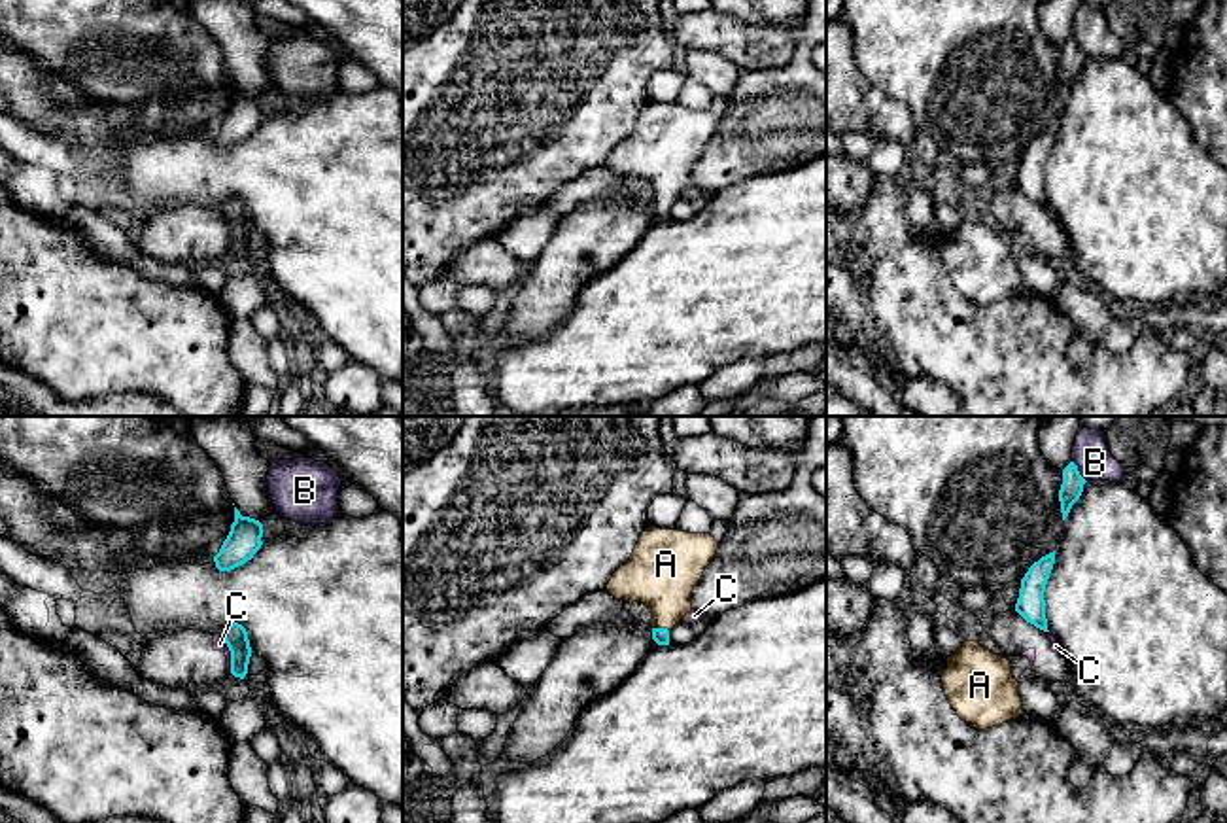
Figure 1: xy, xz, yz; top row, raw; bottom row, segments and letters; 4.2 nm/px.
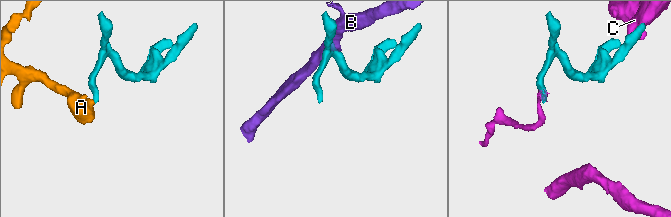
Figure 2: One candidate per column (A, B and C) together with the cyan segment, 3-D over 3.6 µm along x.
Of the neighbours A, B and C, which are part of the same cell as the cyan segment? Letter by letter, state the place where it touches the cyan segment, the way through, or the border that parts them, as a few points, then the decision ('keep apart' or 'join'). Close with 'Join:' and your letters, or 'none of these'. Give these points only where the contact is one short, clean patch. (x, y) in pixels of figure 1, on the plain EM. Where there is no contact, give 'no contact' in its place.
A: contact xz (660, 205); way xz (660, 212), (660, 205), (662, 146); join
B: contact yz (1078, 48); keep apart
C: contact xy (231, 229); keep apart
Join: A

